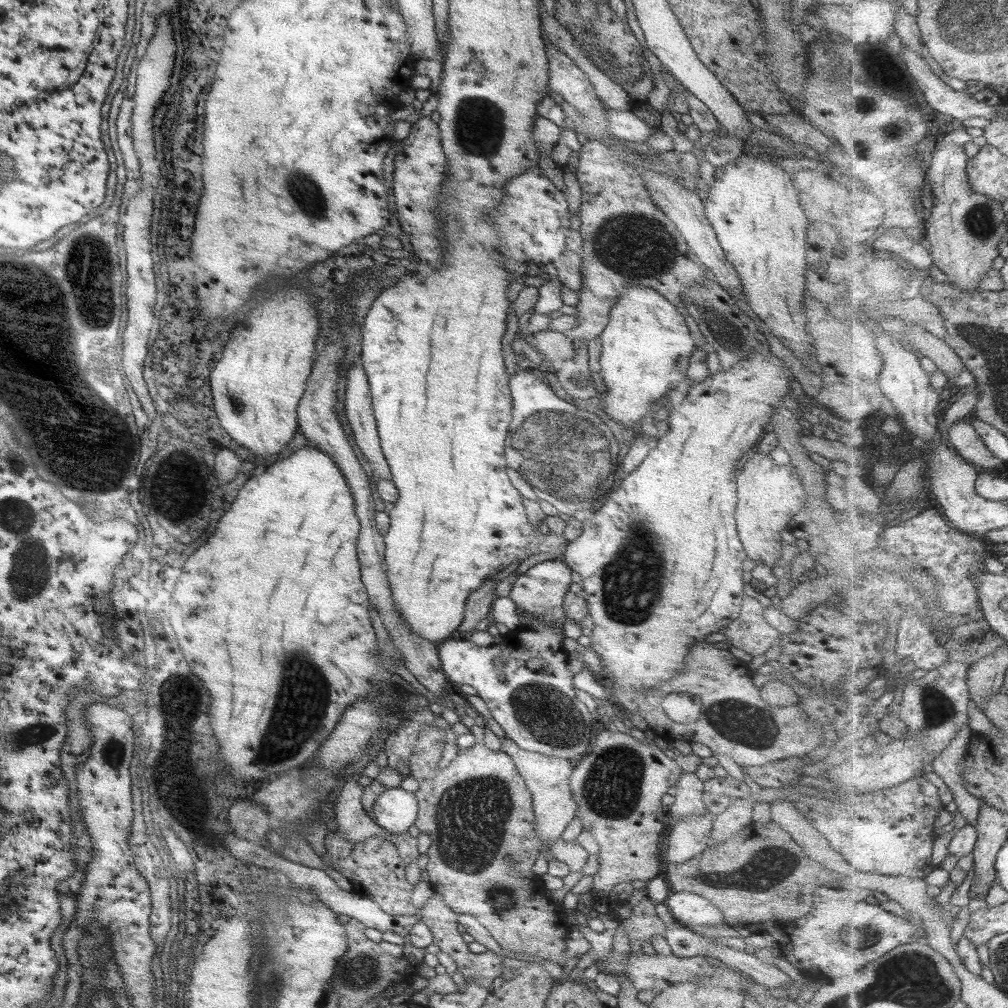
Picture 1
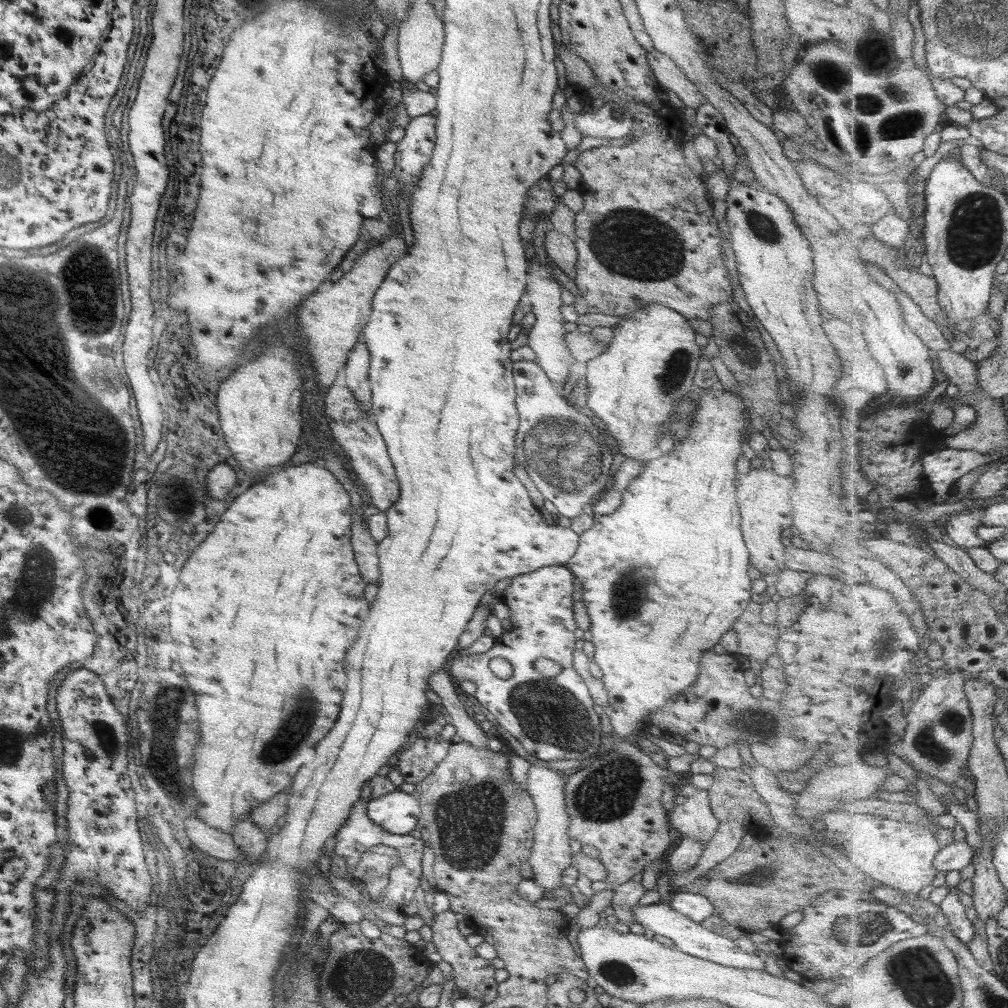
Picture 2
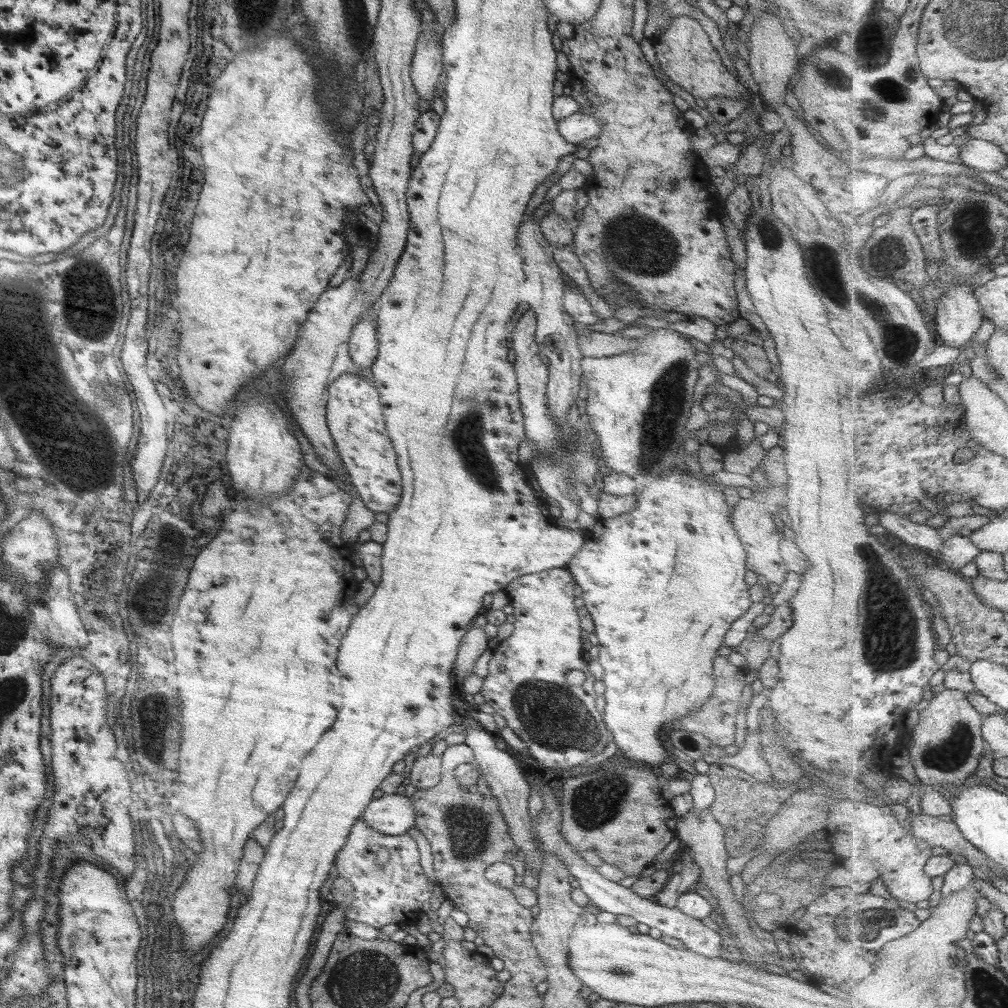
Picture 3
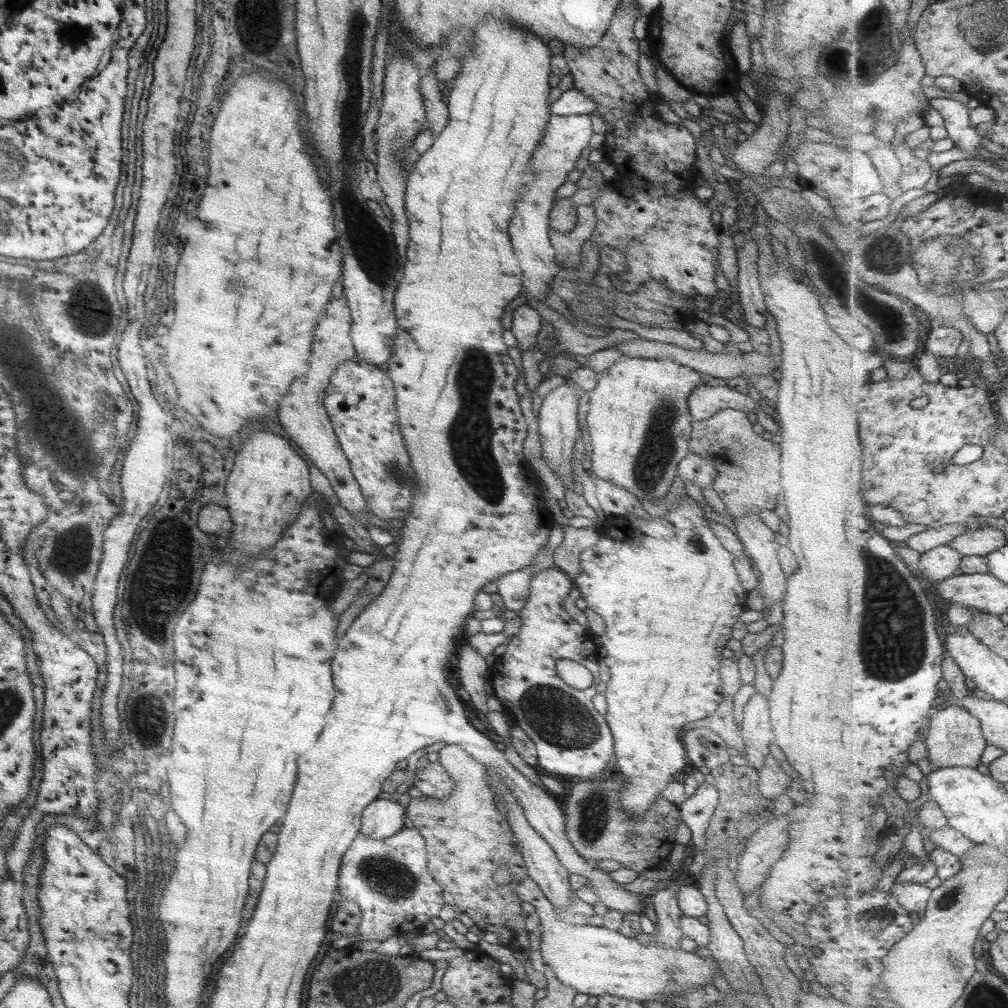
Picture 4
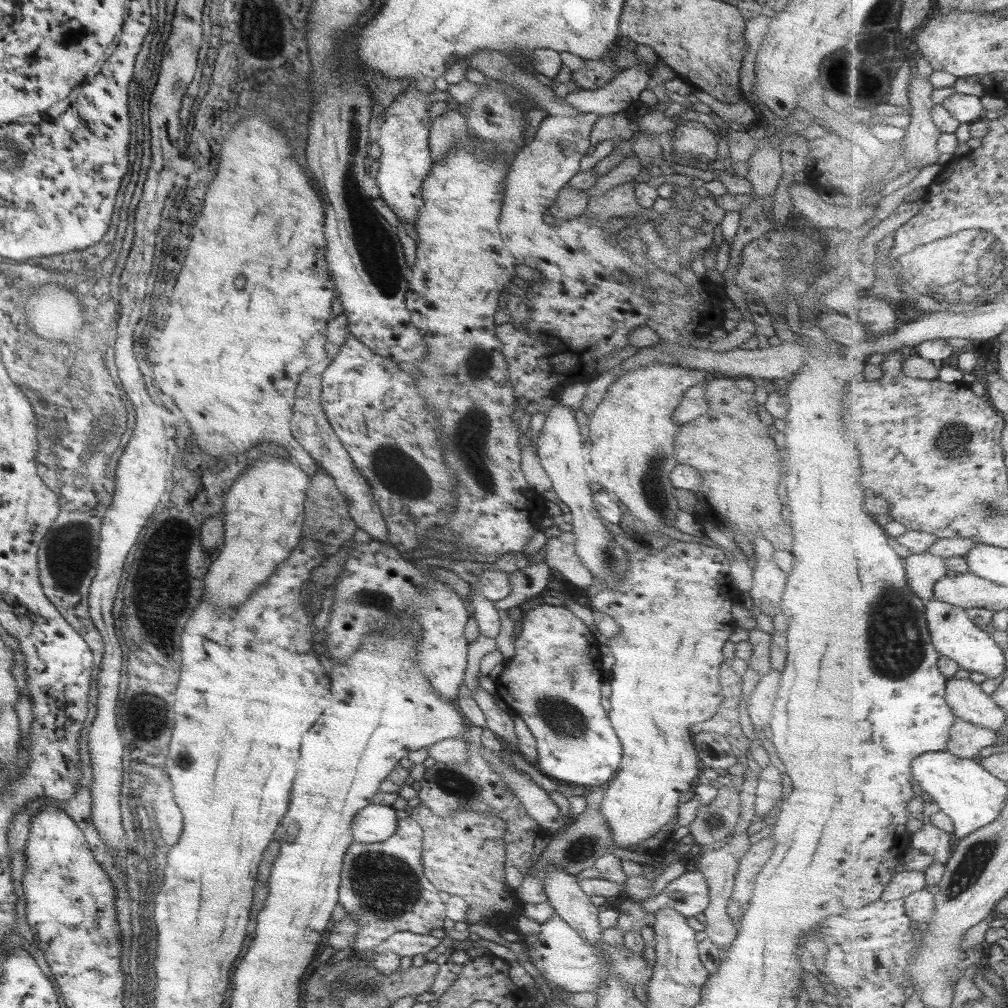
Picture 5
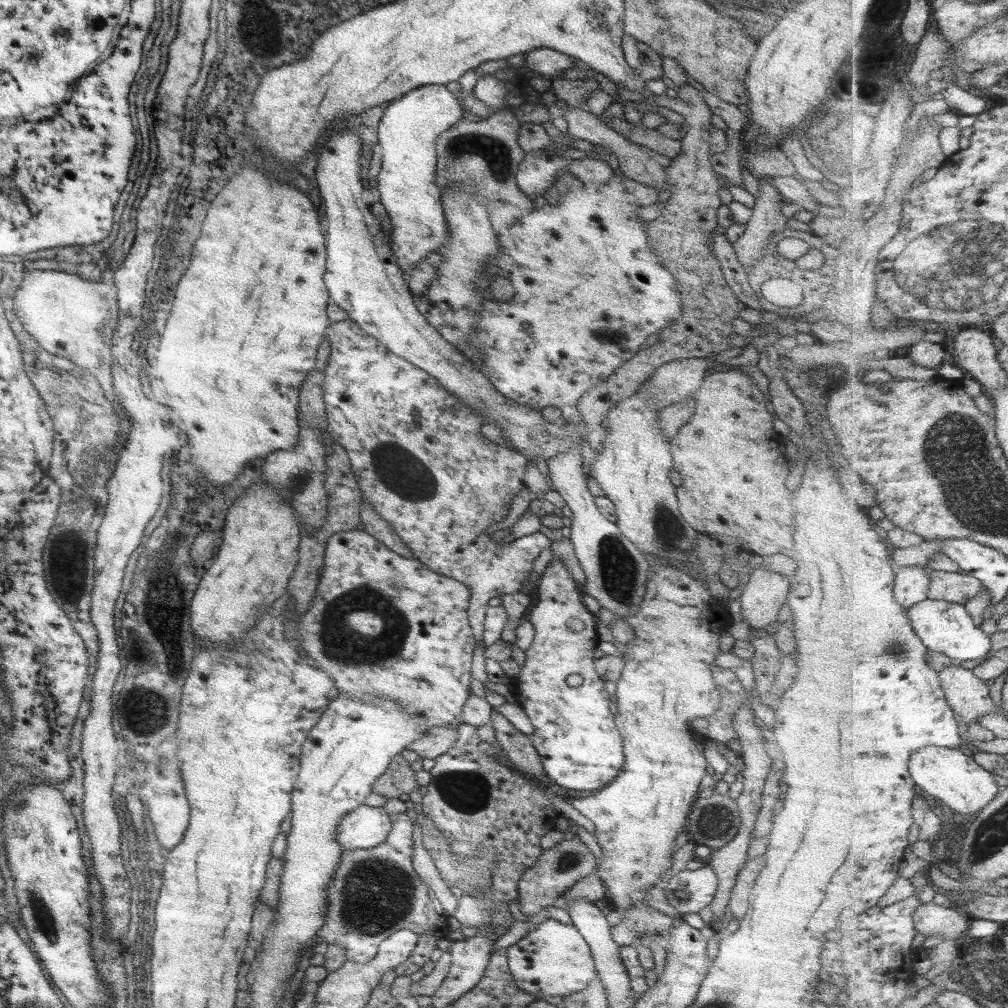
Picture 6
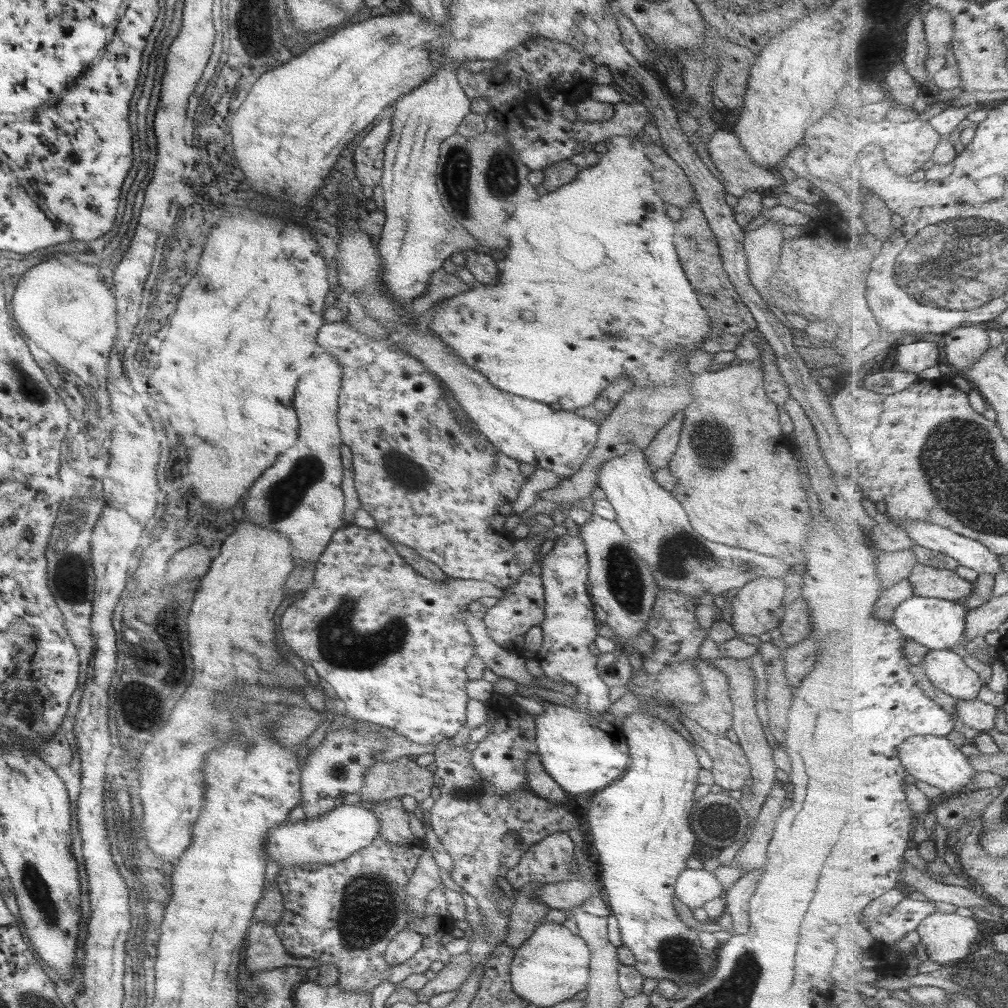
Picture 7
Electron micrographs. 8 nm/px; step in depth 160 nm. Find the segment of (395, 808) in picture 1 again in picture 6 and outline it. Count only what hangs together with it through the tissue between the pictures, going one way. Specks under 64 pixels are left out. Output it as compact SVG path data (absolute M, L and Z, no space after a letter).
M359 805L336 824L336 841L343 850L367 850L381 844L390 829L388 812L382 807Z

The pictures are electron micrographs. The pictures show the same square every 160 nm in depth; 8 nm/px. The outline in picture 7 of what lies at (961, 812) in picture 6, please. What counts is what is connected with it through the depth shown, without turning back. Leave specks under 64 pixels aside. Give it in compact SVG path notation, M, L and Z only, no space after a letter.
M917 735L907 739L907 742L900 746L900 758L909 775L915 780L937 787L947 796L967 794L969 791L967 788L971 787L979 774L972 764L972 758L961 751L961 748L957 748L947 738L935 735Z

